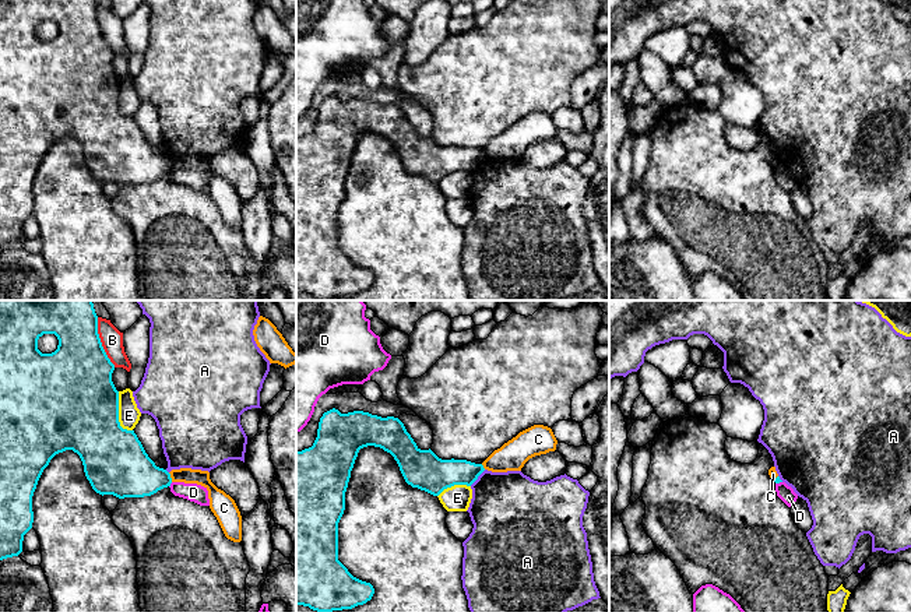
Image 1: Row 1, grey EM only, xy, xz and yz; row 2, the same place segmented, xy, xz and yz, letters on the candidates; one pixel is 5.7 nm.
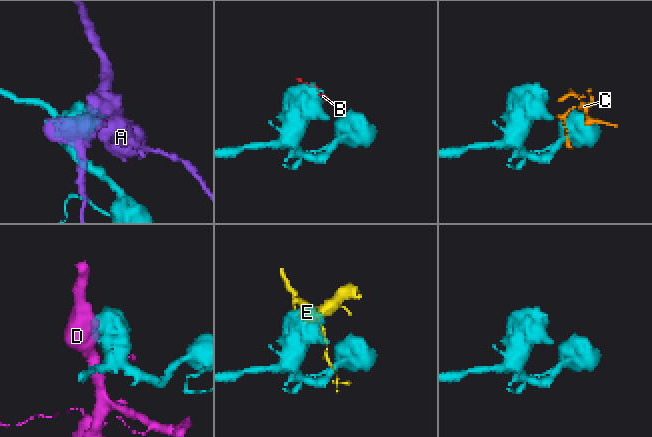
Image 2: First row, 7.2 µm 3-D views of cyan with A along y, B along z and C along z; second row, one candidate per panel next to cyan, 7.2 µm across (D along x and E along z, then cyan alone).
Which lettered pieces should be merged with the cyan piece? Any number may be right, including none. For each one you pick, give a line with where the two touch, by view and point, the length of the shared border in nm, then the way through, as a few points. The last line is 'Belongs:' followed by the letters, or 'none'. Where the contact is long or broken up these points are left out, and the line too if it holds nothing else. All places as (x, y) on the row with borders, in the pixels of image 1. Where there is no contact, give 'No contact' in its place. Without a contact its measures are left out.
Belongs: none

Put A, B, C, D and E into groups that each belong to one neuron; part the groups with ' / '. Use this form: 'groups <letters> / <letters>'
groups A / B / C / D / E

